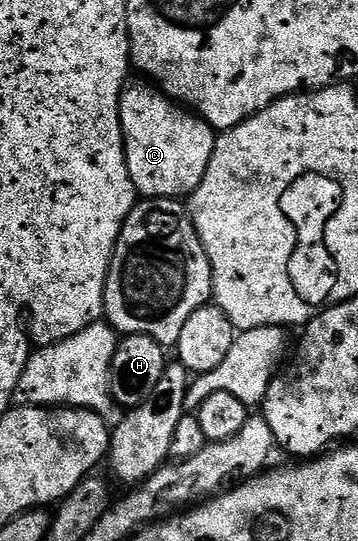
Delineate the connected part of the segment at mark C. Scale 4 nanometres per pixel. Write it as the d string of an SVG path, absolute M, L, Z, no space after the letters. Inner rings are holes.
M145 80L140 81L130 81L126 85L125 91L121 94L121 107L119 108L125 141L125 159L127 168L131 172L131 180L142 199L184 199L200 188L203 176L207 172L207 164L211 164L211 156L217 153L218 135L204 118L162 94L156 85Z

